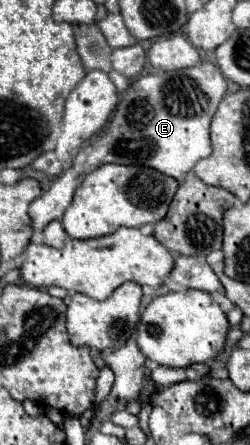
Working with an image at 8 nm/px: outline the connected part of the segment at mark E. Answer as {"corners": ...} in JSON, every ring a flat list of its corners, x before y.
{"corners":[[200,62,190,68,174,72,154,72,136,78,124,92,104,134,80,148,72,166,62,172,52,182,52,186,30,204,30,218,34,222,34,230,42,230,50,220,62,218,66,208,72,204,72,198,82,180,106,162,140,162,168,176,174,176,180,188,184,176,188,172,194,174,194,164,212,152,210,122,224,94,226,78,222,70,212,62]]}

